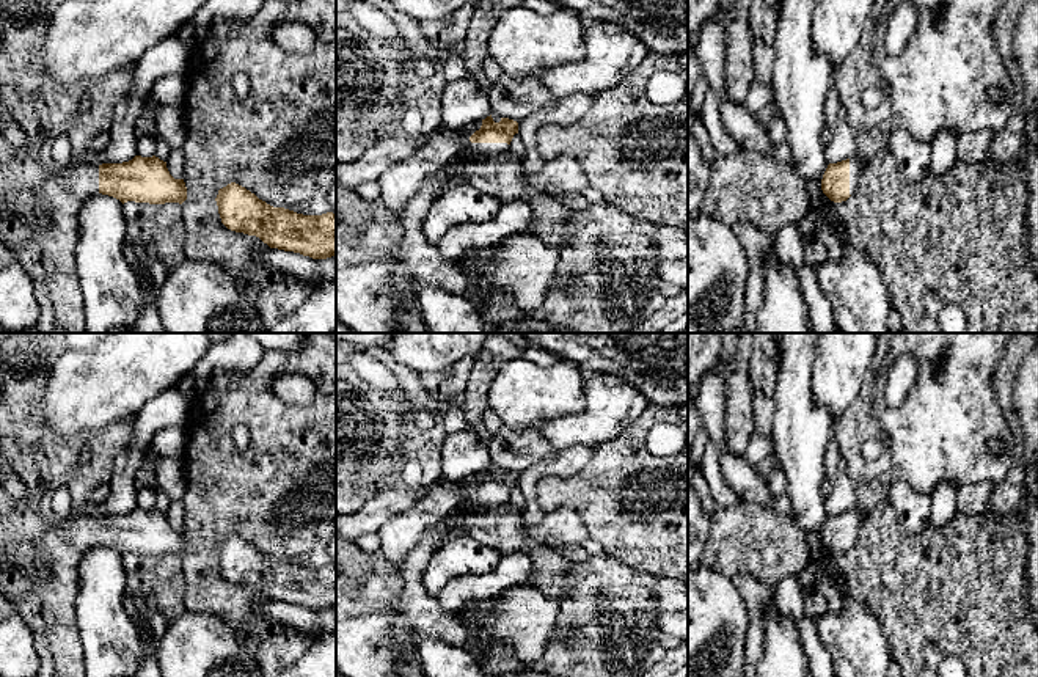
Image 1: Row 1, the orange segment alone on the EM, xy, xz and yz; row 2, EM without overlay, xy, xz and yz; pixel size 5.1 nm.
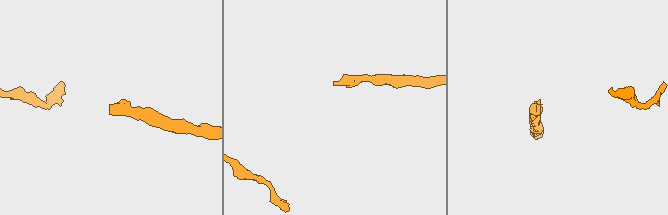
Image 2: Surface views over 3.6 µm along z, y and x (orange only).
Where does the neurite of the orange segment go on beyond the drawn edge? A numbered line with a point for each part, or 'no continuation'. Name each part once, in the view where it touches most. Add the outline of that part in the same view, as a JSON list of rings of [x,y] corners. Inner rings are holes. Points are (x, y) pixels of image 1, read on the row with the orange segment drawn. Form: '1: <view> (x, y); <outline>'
1: xz (473, 150); [[[470,143],[465,148],[463,156],[482,157],[482,156],[501,152],[501,151],[506,151],[506,149],[509,149],[507,143]]]

